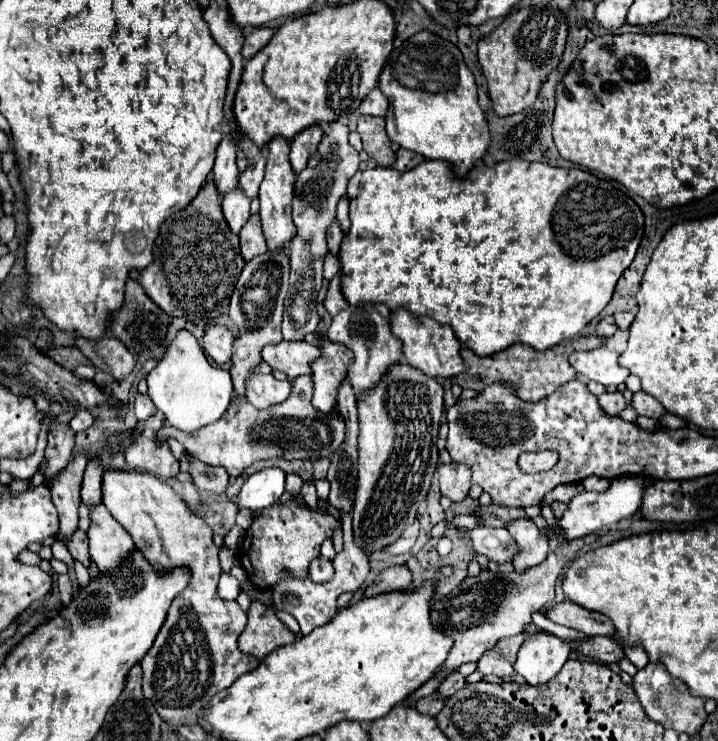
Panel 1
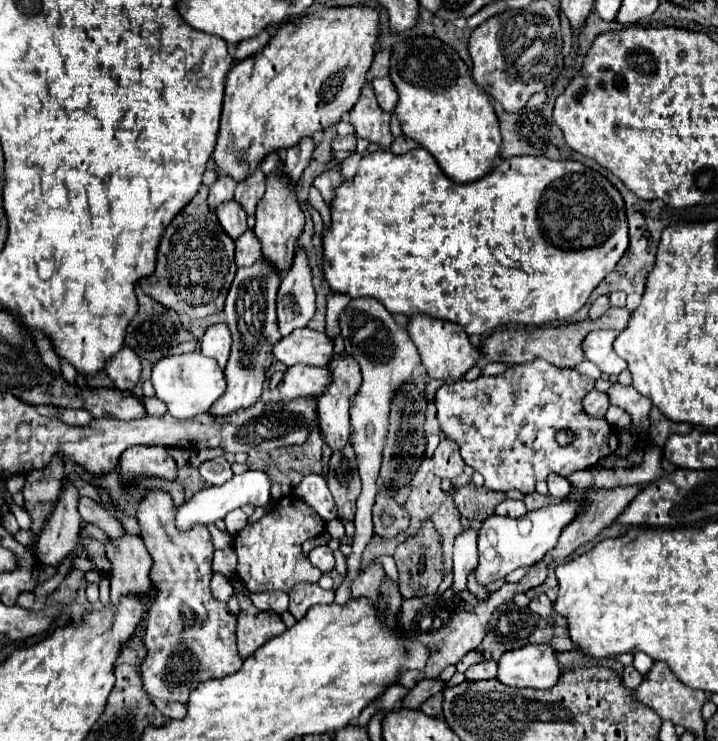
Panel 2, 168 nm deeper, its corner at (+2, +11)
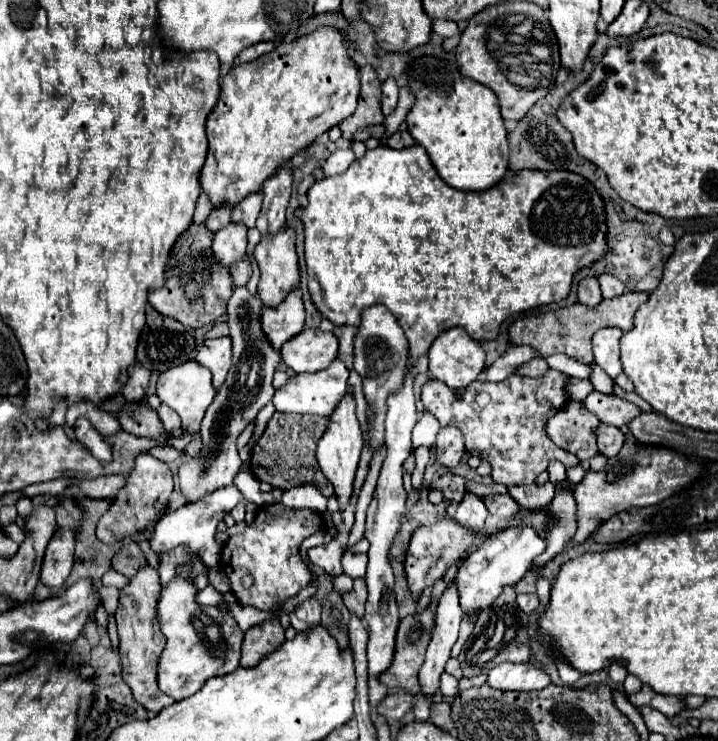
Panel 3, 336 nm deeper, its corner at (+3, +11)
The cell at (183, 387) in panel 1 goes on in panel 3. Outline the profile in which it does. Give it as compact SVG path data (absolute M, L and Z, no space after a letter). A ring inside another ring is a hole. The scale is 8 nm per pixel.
M188 361L188 363L182 363L178 367L172 367L168 371L164 371L160 377L158 377L158 397L164 405L172 407L180 419L182 419L182 427L190 433L196 433L200 429L200 423L202 423L202 417L208 409L208 405L212 403L216 391L212 387L212 375L208 369L204 369L202 365L198 365L196 361Z

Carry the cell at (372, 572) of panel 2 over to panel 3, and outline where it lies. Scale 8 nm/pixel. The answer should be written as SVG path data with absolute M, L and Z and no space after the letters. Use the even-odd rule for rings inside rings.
M356 579L352 591L344 593L344 603L346 603L346 607L348 607L358 619L364 617L366 595L368 595L368 593L366 593L366 581L364 581L364 579Z

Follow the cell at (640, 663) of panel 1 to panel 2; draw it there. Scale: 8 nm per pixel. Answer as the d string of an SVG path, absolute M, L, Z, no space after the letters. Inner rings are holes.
M635 653L633 667L635 667L641 675L645 675L645 673L651 669L651 665L653 665L653 661L651 661L651 657L647 657L647 653Z

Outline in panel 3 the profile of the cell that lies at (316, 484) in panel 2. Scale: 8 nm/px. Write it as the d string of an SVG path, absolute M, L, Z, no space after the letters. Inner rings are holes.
M300 485L300 487L284 491L282 505L292 507L292 509L314 509L314 511L324 513L326 497L314 485Z

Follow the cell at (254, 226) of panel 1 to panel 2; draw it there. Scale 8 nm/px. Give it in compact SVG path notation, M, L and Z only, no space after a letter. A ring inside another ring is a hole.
M247 229L247 233L243 233L237 241L235 241L235 263L237 267L243 265L253 265L259 257L261 257L261 249L259 249L259 239L255 237L253 229Z

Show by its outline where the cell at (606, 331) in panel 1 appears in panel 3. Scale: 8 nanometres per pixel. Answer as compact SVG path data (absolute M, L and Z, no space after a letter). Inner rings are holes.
M586 277L578 283L578 301L588 307L596 307L602 301L602 291L594 277Z

